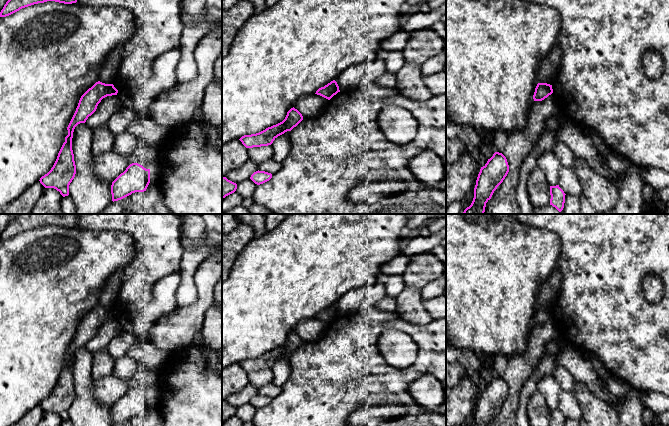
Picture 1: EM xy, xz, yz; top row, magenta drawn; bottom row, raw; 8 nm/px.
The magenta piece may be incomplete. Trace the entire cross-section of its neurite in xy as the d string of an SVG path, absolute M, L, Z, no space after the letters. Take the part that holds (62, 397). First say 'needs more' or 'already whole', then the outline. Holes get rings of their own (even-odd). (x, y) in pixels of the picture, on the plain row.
already whole; M96 306L80 322L76 335L67 351L68 359L65 361L57 383L51 394L40 402L45 412L54 412L65 421L69 419L69 409L75 401L76 389L72 374L72 362L75 351L85 347L97 333L101 324L107 320L117 319L118 314L113 308Z

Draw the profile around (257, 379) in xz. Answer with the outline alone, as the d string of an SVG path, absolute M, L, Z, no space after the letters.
M271 369L248 372L249 383L256 388L271 383L273 378L274 374Z

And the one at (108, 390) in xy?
M108 375L101 379L93 379L92 393L102 405L112 407L131 388L133 381L118 379Z

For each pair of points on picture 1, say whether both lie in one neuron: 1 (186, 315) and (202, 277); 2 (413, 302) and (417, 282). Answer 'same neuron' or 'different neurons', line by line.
1: same neuron
2: different neurons

